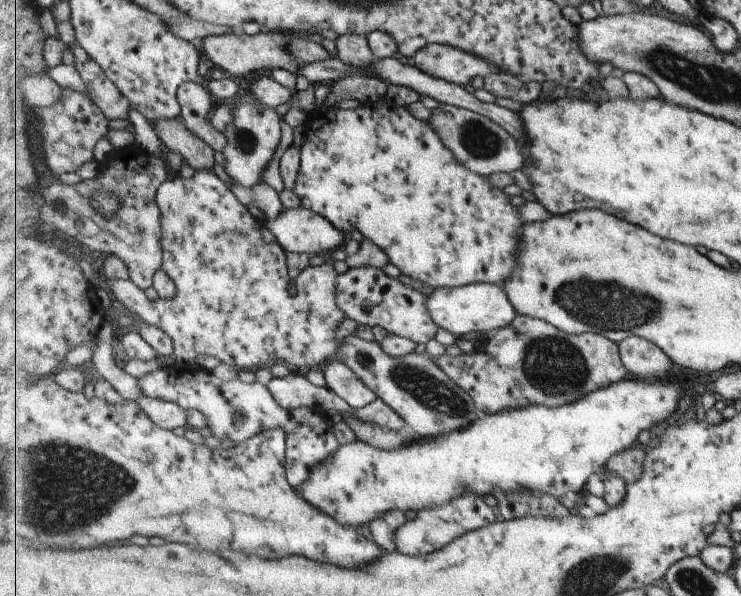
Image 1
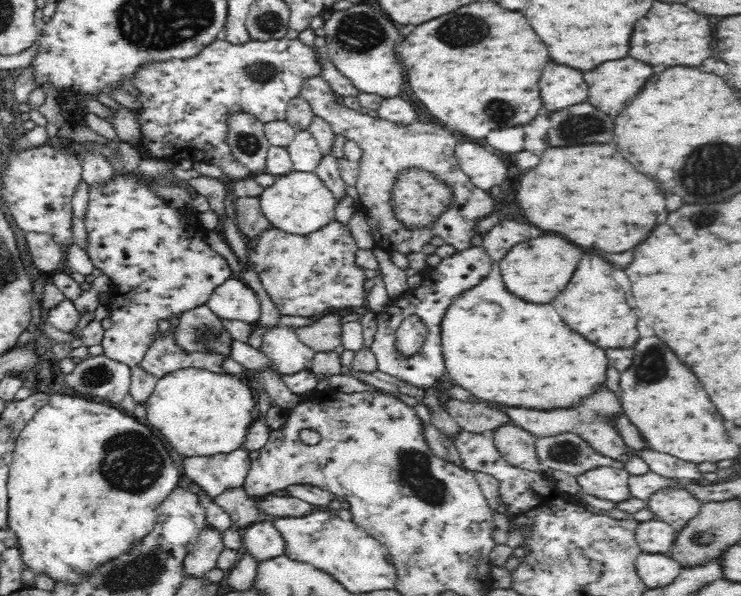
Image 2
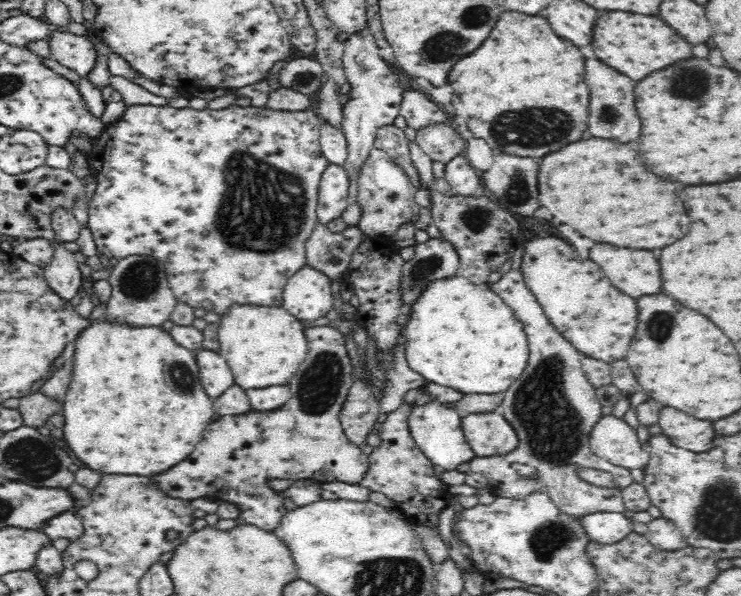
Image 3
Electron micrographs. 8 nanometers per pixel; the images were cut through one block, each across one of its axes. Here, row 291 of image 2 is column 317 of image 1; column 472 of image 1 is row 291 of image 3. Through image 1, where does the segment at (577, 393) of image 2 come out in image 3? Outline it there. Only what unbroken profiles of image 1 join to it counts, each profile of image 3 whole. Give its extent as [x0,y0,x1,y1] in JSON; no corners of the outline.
[406,274,530,394]

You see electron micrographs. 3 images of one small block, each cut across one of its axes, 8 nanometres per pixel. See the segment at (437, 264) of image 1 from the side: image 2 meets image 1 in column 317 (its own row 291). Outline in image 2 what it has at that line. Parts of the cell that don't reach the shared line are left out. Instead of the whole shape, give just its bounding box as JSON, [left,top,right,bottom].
[85,172,231,367]

